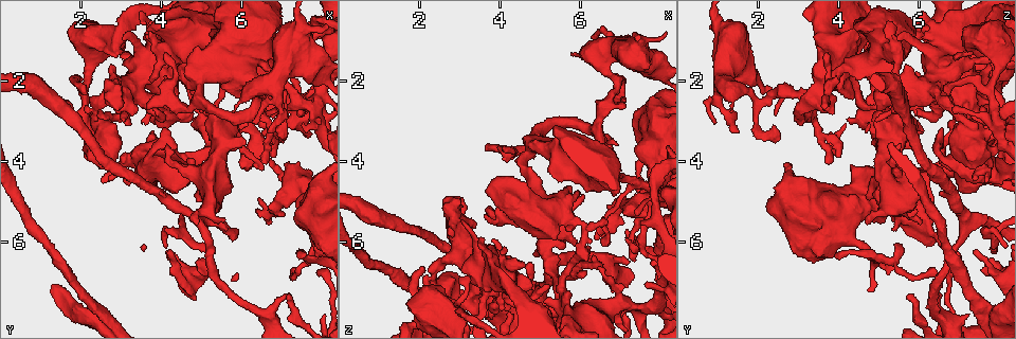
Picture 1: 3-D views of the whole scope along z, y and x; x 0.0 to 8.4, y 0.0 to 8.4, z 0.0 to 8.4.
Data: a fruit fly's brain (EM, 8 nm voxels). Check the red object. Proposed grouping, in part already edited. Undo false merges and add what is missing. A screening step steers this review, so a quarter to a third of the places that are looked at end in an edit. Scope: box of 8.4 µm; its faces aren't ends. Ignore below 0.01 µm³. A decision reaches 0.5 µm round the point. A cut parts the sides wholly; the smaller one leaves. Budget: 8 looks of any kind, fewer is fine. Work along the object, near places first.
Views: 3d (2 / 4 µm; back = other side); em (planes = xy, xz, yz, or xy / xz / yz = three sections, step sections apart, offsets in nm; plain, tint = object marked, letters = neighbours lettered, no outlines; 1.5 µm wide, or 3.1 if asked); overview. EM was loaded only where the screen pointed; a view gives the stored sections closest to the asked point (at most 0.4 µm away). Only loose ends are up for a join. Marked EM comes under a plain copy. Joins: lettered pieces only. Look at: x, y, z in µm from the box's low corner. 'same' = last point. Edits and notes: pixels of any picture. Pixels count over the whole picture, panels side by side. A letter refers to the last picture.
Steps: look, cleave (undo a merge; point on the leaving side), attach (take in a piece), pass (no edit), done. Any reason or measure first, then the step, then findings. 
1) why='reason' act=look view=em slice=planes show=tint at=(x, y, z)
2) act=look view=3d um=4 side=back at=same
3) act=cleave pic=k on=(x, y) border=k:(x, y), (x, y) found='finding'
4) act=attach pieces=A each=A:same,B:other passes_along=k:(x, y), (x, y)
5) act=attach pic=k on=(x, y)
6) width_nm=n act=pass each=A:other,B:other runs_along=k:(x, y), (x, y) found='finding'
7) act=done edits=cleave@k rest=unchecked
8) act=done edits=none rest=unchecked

why='sharp bend' act=look view=em slice=planes show=letters at=(7.60, 6.30, 4.90)

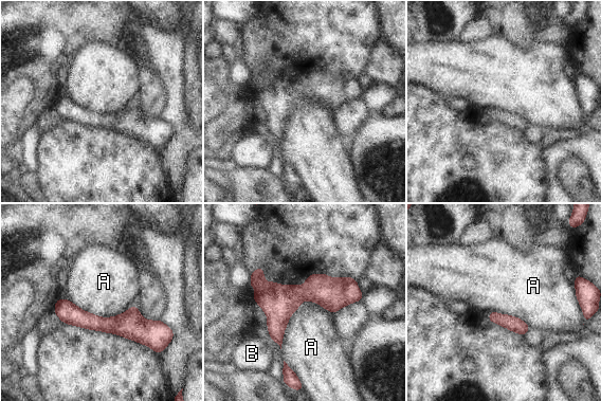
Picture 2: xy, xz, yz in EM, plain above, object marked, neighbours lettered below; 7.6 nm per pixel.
act=pass each=A:other,B:other runs_along=2:(57, 306), (94, 323), (137, 316) found='continuous, no second cell'

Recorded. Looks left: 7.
why='branch stops here' act=look view=em slice=planes show=letters at=(5.00, 5.00, 6.30)

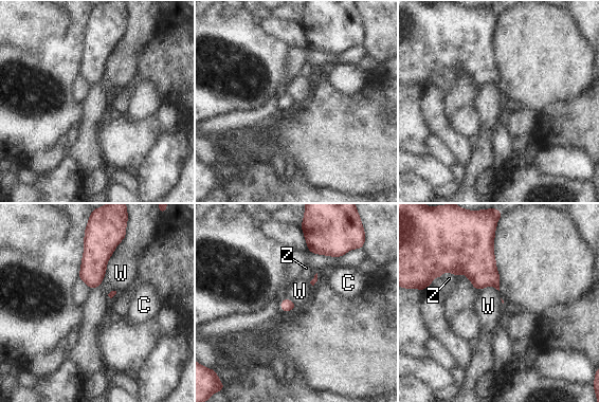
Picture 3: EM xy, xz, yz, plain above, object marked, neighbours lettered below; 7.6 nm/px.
longest_contact=W:460nm act=pass each=C:other,W:other,Z:other border=3:(123, 239), (102, 282), (90, 289) found='none of them fits'

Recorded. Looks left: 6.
act=look view=3d um=4 at=(4.90, 6.65, 7.50)

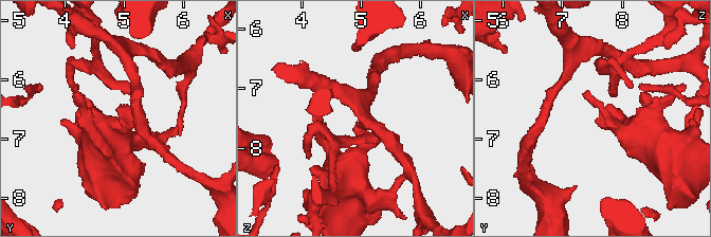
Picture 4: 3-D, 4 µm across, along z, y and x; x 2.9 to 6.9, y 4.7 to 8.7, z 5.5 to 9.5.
why='shape alone is not enough' act=look view=em slice=planes show=letters at=(4.95, 6.65, 7.60)

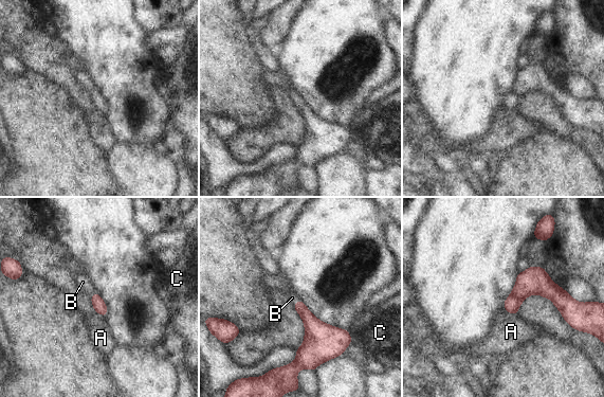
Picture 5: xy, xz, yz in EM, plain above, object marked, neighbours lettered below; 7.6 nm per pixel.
act=attach pieces=B each=A:other,B:same,C:other passes_along=5:(99, 306), (93, 294), (83, 282) found='it goes on there'

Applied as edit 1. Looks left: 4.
act=done edits=attach@5 rest=unchecked

